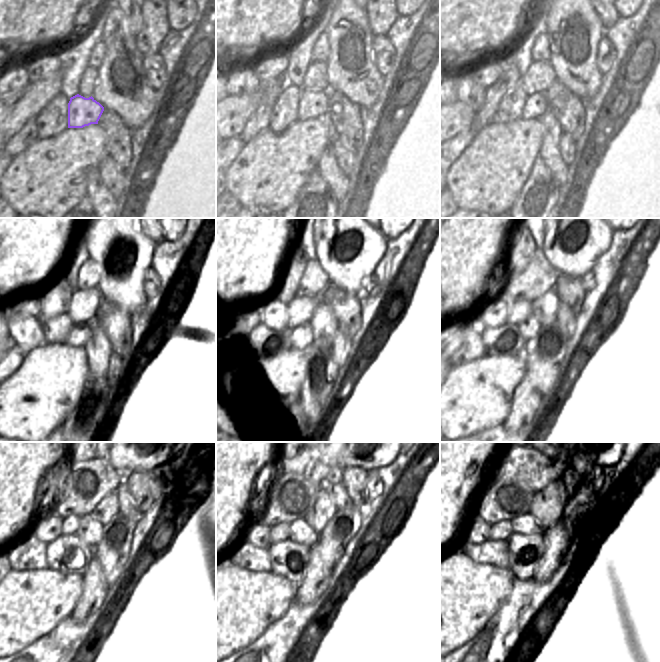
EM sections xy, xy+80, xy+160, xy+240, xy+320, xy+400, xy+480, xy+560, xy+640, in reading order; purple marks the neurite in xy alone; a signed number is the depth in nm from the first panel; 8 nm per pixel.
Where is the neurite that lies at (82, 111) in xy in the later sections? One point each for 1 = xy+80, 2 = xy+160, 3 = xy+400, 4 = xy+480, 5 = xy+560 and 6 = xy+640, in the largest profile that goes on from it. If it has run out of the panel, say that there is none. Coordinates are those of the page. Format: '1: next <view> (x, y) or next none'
1: next xy+80 (313, 103)
2: next xy+160 (536, 105)
3: next xy+400 (530, 327)
4: next xy+480 (89, 530)
5: next xy+560 (300, 532)
6: next xy+640 (526, 525)

